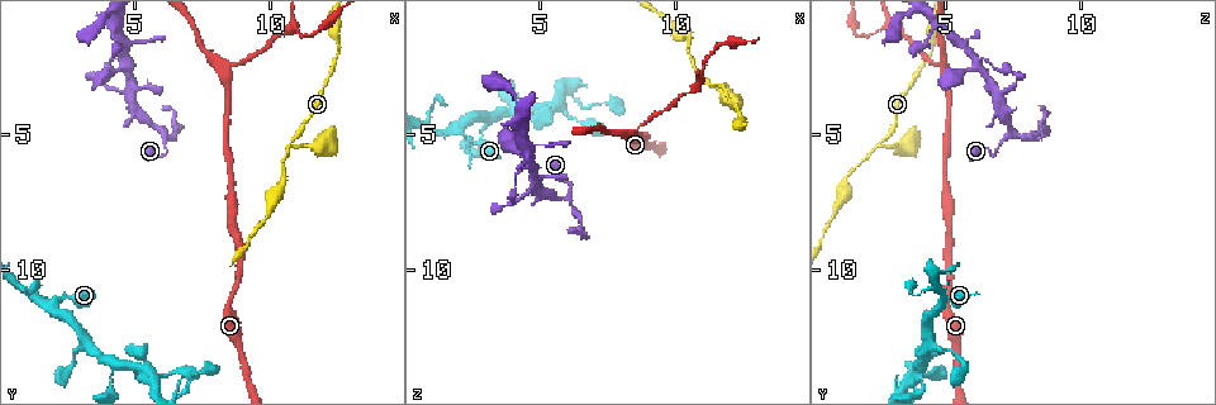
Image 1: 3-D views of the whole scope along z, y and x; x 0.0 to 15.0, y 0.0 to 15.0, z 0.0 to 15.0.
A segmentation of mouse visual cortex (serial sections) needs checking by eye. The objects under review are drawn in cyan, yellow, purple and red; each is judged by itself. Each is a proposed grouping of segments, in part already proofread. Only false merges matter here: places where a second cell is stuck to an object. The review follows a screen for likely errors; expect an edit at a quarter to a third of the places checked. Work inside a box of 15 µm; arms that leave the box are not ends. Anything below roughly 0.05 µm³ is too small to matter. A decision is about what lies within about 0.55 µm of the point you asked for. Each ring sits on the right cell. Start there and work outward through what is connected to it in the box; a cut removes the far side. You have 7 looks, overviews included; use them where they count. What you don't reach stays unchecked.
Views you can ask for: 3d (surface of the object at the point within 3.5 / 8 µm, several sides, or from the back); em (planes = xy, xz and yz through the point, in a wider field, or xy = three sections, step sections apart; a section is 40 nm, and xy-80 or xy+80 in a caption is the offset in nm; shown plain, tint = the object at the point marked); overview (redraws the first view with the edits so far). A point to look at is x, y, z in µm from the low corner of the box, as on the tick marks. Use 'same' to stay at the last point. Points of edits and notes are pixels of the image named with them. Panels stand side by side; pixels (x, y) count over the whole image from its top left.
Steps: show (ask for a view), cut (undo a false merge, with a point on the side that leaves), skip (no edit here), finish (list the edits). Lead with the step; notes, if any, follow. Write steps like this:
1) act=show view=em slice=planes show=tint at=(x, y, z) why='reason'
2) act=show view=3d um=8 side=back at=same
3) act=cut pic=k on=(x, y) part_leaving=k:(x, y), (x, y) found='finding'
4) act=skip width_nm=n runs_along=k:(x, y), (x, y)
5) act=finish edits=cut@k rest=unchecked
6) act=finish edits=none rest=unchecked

act=show view=3d um=3.5 at=(6.0, 4.9, 7.3) why='arms part here'

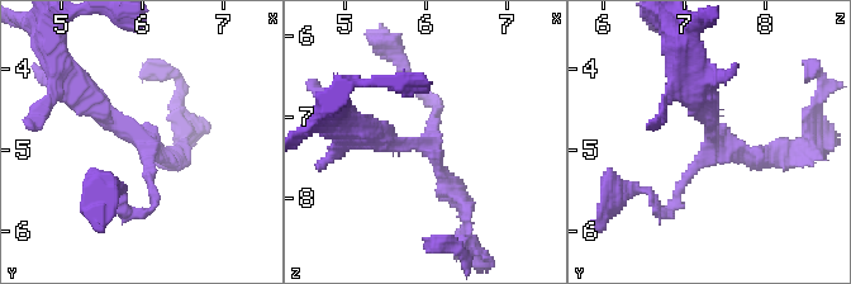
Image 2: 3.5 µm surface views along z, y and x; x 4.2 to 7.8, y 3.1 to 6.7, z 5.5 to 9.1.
act=show view=em slice=xy step=3 show=tint at=(6.10, 5.00, 7.35) arms=3 arm_widths_nm=100,200,250

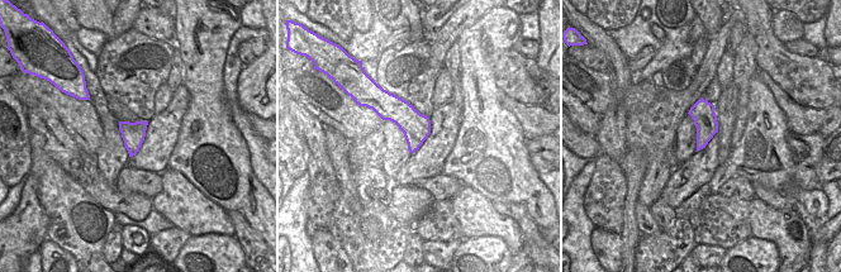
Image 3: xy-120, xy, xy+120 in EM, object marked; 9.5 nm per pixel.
act=cut pic=2 on=(783, 151) part_leaving=2:(745, 147), (799, 143), (822, 93) found='two cells meet here'

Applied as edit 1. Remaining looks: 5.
act=show view=3d um=3.5 at=(8.4, 2.5, 5.0) why='calibre changes'

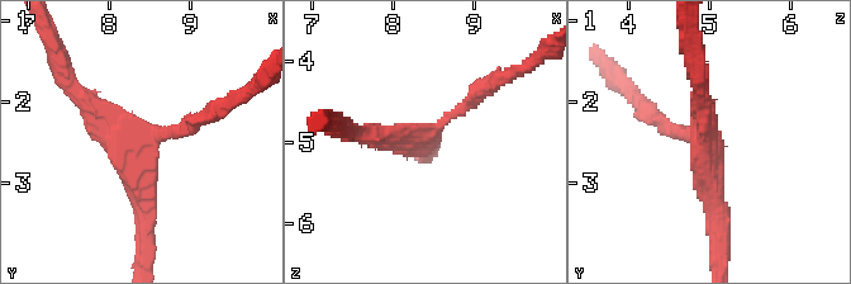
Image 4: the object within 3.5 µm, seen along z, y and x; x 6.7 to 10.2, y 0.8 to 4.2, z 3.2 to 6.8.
act=show view=em slice=xy step=5 show=tint at=(8.35, 2.60, 4.95) arms=3 arm_widths_nm=150,250,250

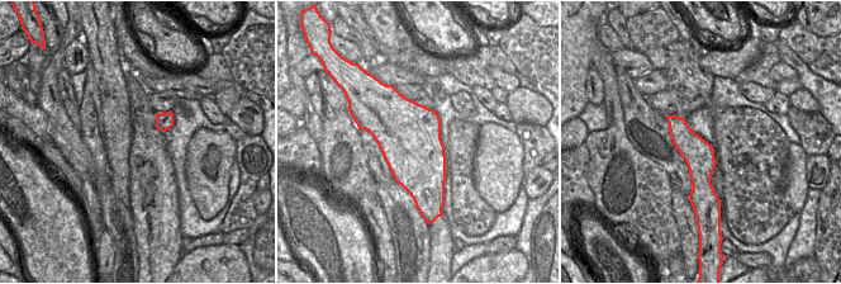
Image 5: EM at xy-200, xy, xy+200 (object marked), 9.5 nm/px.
act=skip width_nm=600 runs_along=4:(719, 228), (700, 140), (655, 119) found='all the same cell'

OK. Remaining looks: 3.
act=show view=3d um=3.5 at=(10.9, 5.2, 2.6) why='arms part here'

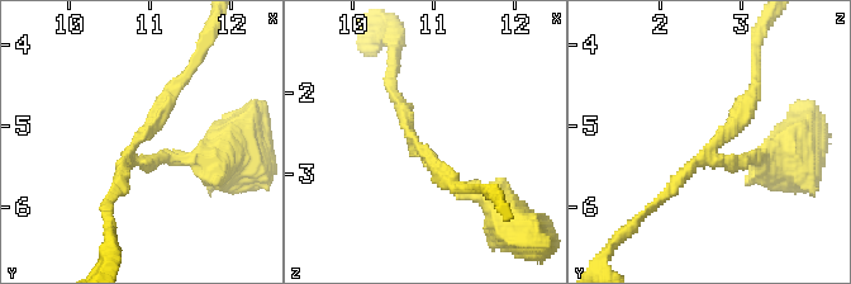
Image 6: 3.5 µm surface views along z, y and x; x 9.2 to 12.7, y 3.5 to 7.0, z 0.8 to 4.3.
act=show view=em slice=xy step=3 show=tint at=(10.85, 5.20, 2.65) arms=3 arm_widths_nm=150,150,250 why='now the EM'

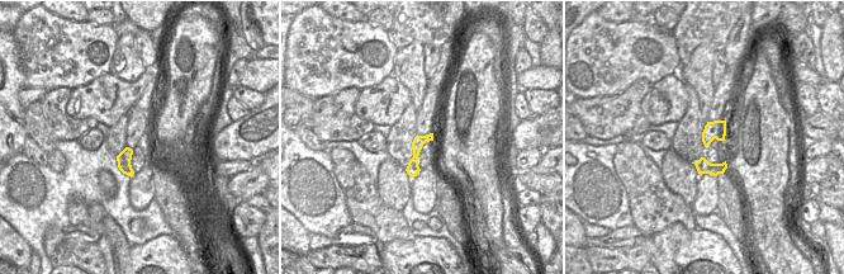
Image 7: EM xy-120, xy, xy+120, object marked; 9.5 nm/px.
act=show view=em slice=planes show=tint at=same why='another direction'

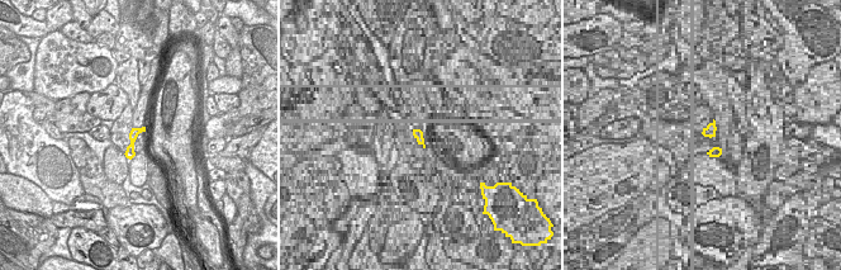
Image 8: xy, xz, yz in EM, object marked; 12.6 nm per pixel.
act=cut pic=6 on=(174, 160) width_nm=120 part_leaving=6:(139, 161), (217, 161), (232, 146) found='a second cell is stuck on'

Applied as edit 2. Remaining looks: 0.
act=finish edits=cut@2,cut@6 rest=unchecked

